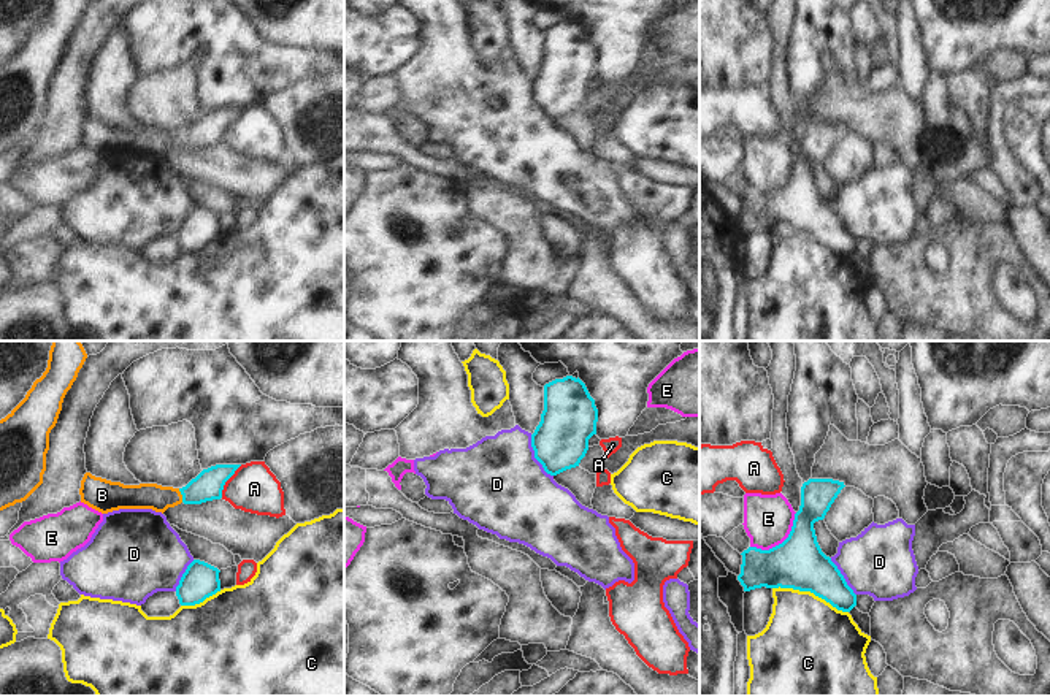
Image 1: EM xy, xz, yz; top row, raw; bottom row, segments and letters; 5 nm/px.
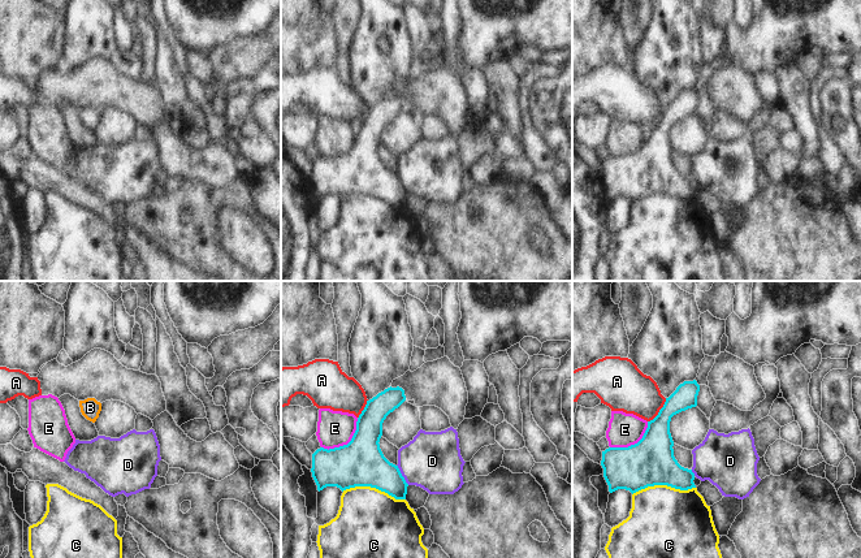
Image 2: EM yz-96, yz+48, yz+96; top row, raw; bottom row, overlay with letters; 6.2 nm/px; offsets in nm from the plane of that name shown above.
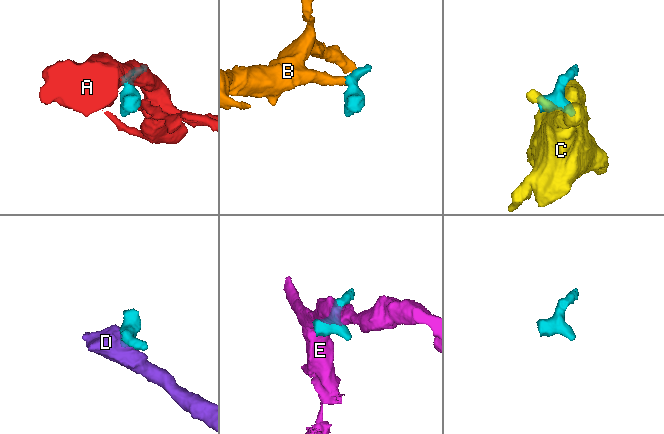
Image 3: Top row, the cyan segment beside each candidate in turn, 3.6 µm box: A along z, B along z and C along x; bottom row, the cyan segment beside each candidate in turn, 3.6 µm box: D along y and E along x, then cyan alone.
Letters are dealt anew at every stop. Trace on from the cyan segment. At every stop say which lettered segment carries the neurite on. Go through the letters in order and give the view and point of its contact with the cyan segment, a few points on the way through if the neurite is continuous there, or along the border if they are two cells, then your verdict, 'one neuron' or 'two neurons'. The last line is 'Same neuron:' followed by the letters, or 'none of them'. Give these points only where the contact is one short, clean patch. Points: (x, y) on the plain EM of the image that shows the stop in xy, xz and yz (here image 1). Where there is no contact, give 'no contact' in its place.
A: contact xy (227, 124); border xy (241, 110), (226, 127), (221, 141); two neurons
B: contact xy (181, 138); way xy (208, 130), (192, 138), (181, 138), (154, 141); one neuron
C: contact yz (811, 237); border yz (773, 232), (809, 235), (847, 257); two neurons
D: contact xz (535, 102); border xz (530, 80), (533, 102), (552, 121); two neurons
E: contact yz (782, 187); border yz (797, 157), (790, 178), (781, 187), (768, 194), (751, 192); two neurons
Same neuron: B

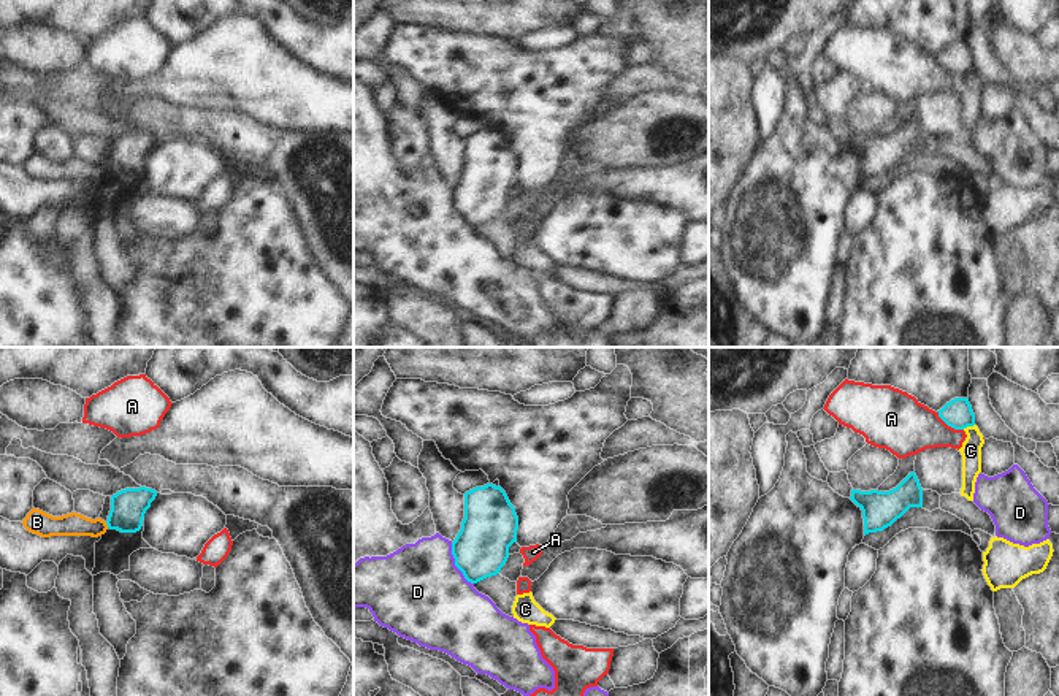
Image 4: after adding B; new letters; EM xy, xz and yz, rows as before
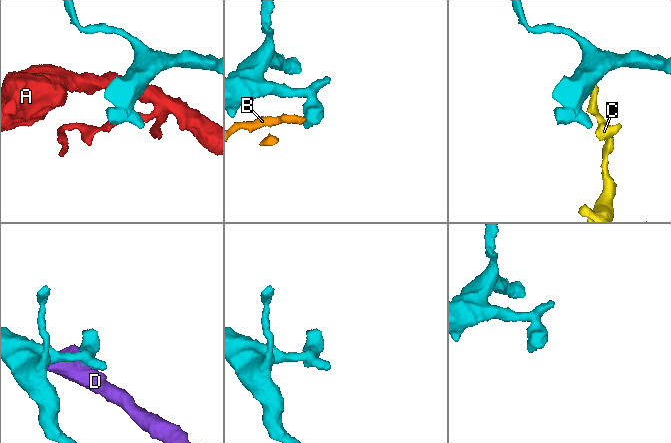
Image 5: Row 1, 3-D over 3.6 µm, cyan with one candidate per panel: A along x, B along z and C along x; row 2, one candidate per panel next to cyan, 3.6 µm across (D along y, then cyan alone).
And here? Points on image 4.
A: contact yz (948, 70); border yz (937, 56), (948, 70), (963, 75); two neurons
B: contact xy (107, 168); border xy (105, 167), (108, 172); two neurons
C: contact yz (967, 70); border yz (974, 68), (963, 73); two neurons
D: contact xz (455, 210); border xz (451, 187), (454, 210), (473, 229); two neurons
Same neuron: none of them

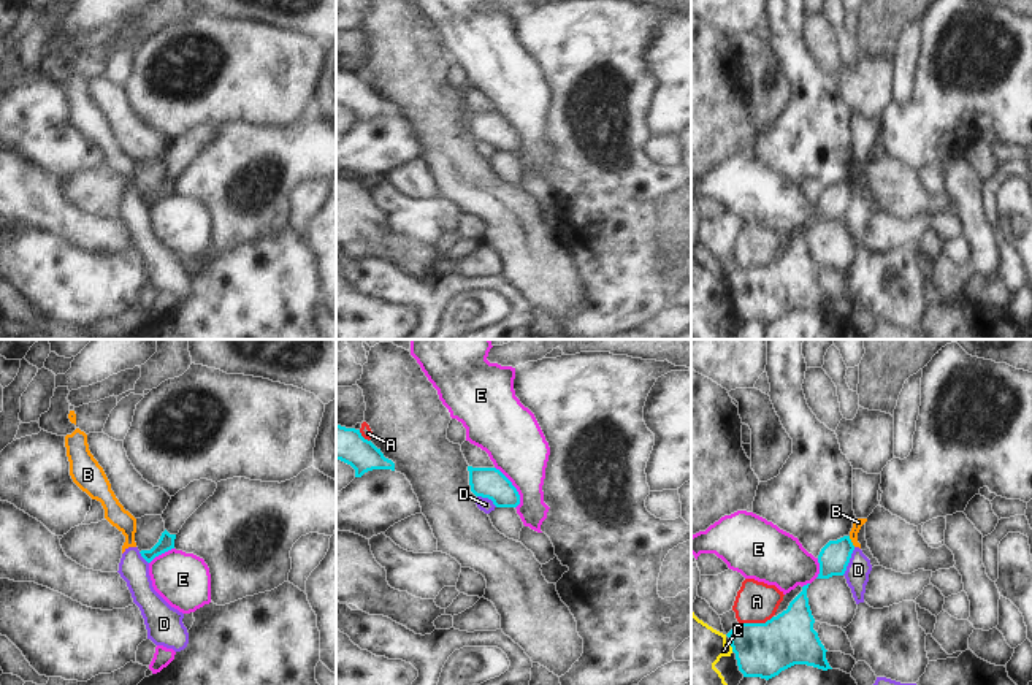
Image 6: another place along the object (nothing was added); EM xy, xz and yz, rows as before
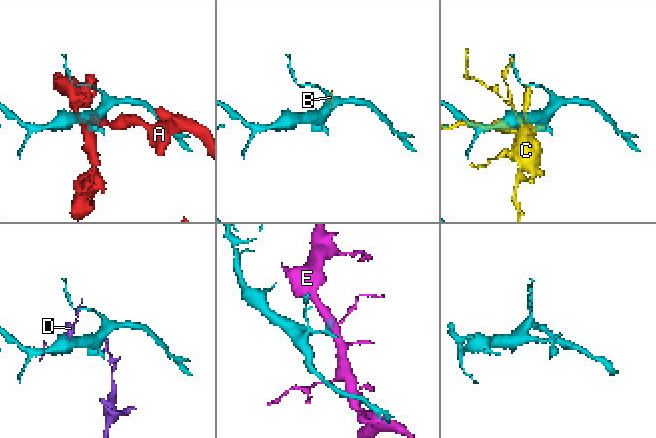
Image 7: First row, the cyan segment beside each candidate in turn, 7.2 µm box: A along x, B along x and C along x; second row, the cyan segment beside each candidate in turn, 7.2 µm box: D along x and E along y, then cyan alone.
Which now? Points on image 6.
A: contact yz (755, 268); two neurons
B: contact yz (850, 186); border yz (848, 181), (855, 191); two neurons
C: contact yz (733, 294); border yz (730, 290), (733, 295); two neurons
D: contact yz (848, 206); border yz (855, 192), (842, 219); two neurons
E: contact xz (514, 132); border xz (495, 111), (516, 133), (519, 140), (516, 153); two neurons
Same neuron: none of them

